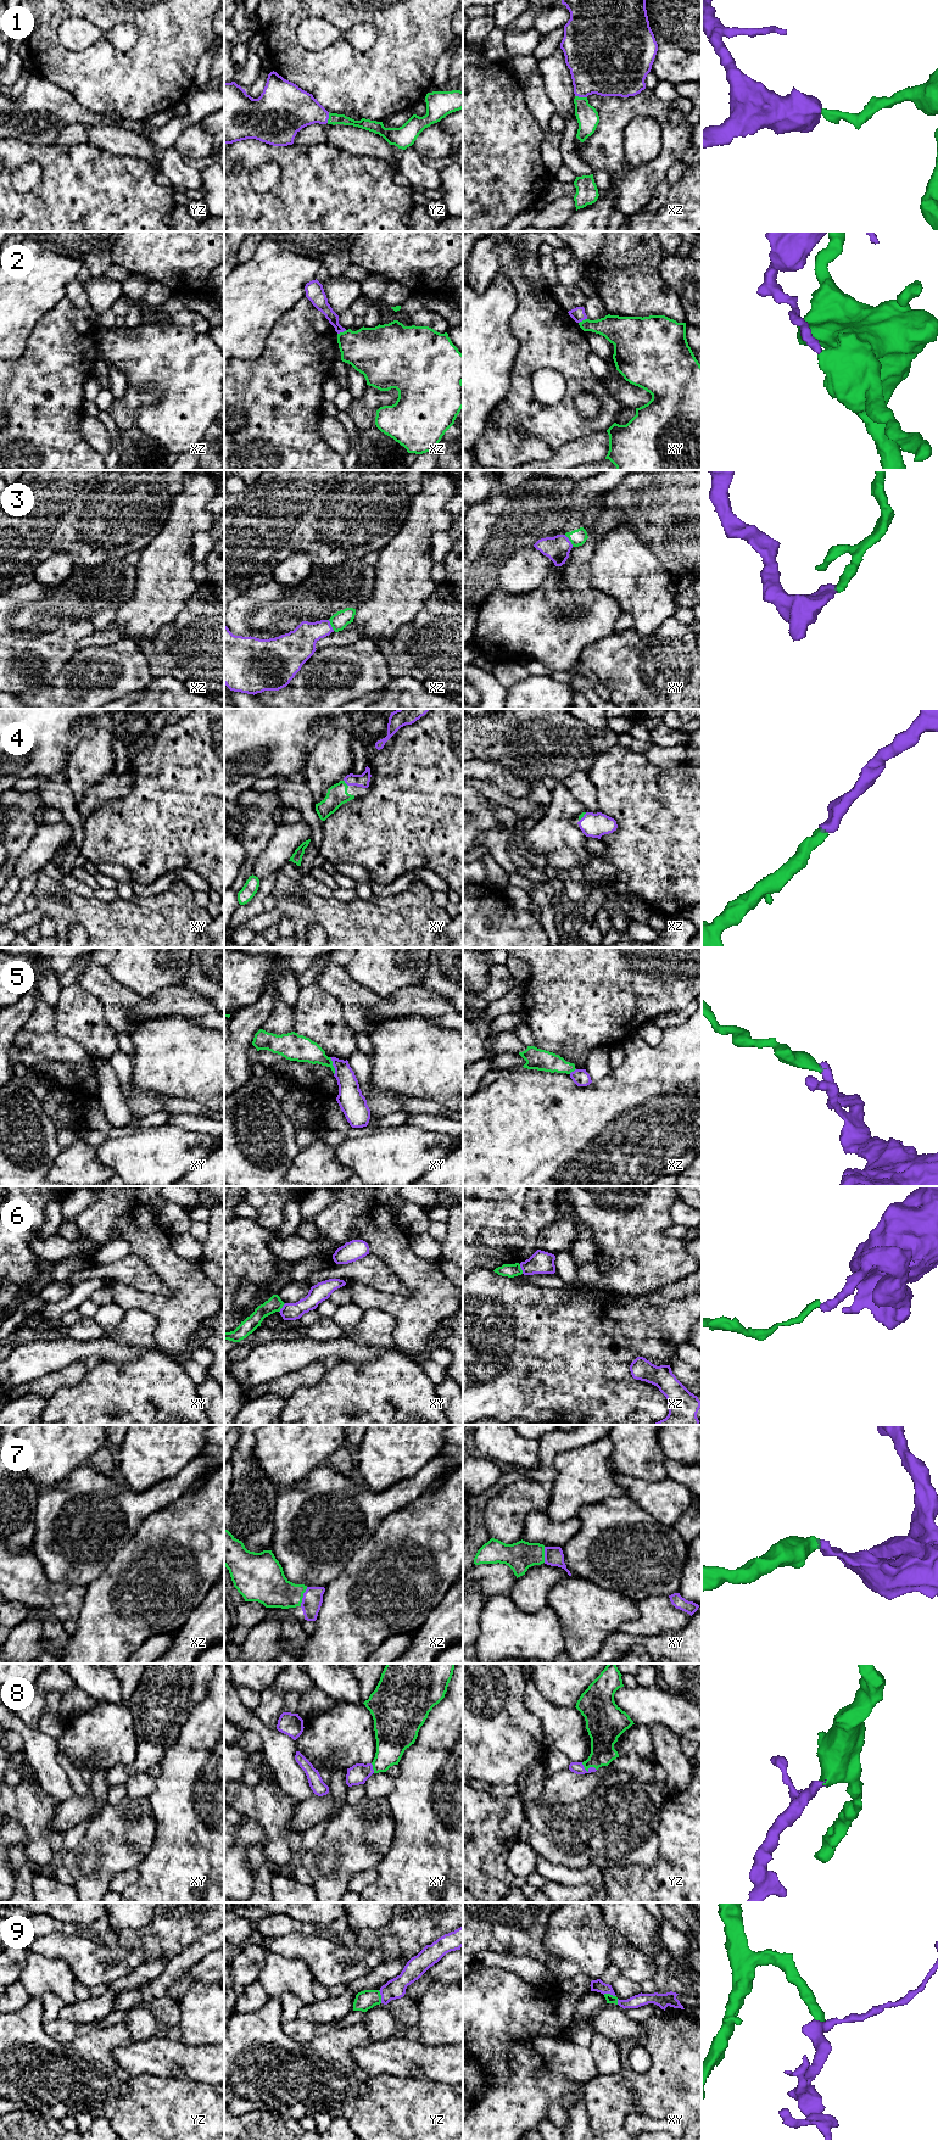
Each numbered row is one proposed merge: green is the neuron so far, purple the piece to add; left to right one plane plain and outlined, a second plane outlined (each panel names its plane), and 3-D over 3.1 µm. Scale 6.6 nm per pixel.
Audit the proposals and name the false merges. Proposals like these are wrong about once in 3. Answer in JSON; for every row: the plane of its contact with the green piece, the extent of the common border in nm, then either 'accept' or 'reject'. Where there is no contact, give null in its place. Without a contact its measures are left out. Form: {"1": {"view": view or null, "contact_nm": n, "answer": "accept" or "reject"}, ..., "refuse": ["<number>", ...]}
{"1": {"view": "xz", "contact_nm": 80, "answer": "accept"}, "2": {"view": "xz", "contact_nm": 70, "answer": "reject"}, "3": {"view": "xy", "contact_nm": 100, "answer": "reject"}, "4": {"view": "xy", "contact_nm": 50, "answer": "accept"}, "5": {"view": "xy", "contact_nm": 120, "answer": "reject"}, "6": {"view": "xz", "contact_nm": 70, "answer": "reject"}, "7": {"view": "xz", "contact_nm": 140, "answer": "accept"}, "8": {"view": "yz", "contact_nm": 120, "answer": "accept"}, "9": {"view": "yz", "contact_nm": 90, "answer": "accept"}, "refuse": ["2", "3", "5", "6"]}

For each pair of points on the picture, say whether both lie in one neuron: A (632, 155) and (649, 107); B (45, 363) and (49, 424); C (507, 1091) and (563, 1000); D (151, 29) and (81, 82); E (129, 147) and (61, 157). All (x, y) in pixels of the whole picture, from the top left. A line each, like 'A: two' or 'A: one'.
A: two
B: one
C: two
D: one
E: two

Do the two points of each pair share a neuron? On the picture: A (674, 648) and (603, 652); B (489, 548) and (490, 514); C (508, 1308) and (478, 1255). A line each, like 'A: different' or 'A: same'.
A: same
B: same
C: different

